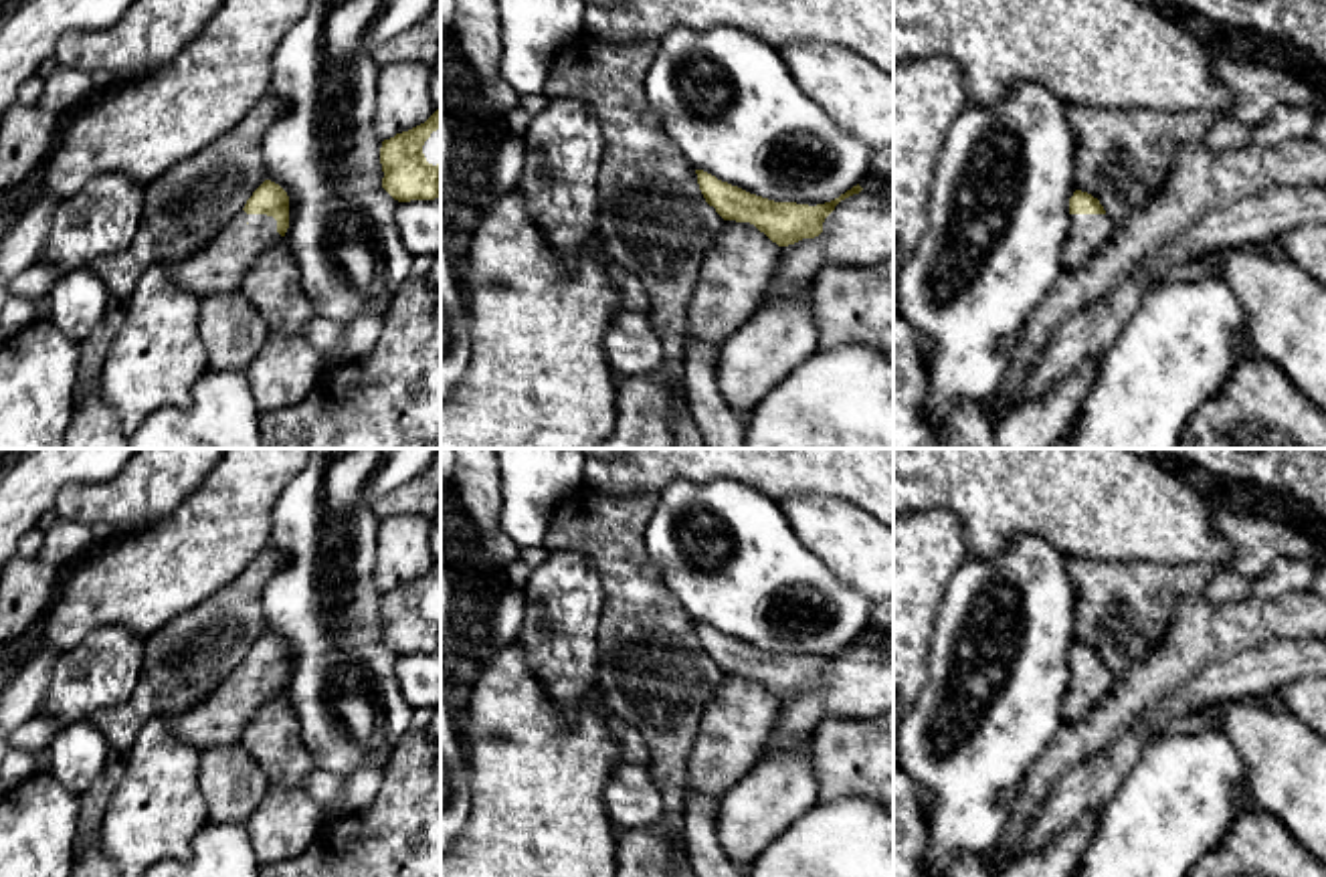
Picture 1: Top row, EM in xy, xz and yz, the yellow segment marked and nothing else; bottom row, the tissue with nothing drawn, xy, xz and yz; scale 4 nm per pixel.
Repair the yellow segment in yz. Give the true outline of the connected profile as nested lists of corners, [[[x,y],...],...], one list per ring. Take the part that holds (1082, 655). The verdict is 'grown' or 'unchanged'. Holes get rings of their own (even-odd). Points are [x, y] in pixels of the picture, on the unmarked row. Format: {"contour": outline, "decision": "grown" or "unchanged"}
{"contour": [[[1075,643],[1069,651],[1069,687],[1063,701],[1063,721],[1073,723],[1102,703],[1112,689],[1112,673],[1098,651]]], "decision": "grown"}

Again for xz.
{"contour": [[[695,622],[695,626],[705,655],[714,659],[724,673],[750,675],[778,699],[819,689],[825,671],[835,663],[835,659],[863,643],[857,637],[831,655],[809,659],[796,655],[774,655],[750,647],[703,622]]], "decision": "unchanged"}

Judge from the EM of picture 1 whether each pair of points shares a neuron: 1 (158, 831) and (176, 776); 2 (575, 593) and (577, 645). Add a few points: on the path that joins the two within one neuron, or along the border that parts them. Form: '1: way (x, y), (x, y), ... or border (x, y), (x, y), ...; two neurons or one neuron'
1: way (158, 817), (158, 795), (162, 791); one neuron
2: way (575, 605), (575, 633); one neuron

